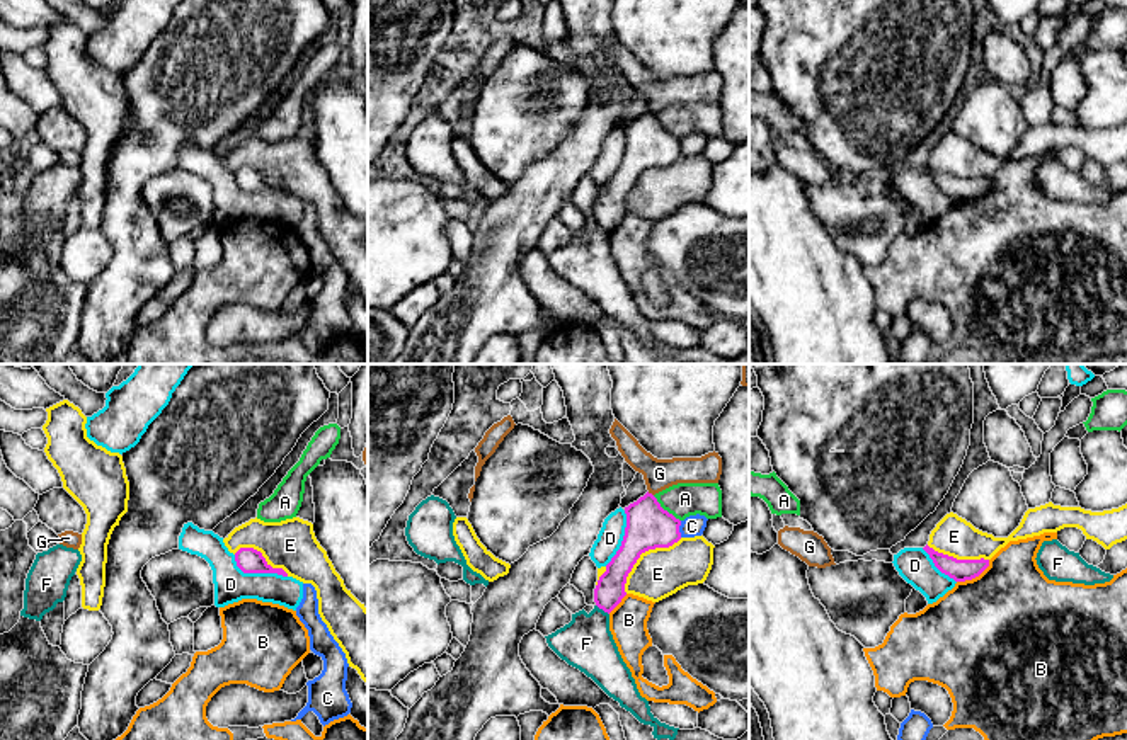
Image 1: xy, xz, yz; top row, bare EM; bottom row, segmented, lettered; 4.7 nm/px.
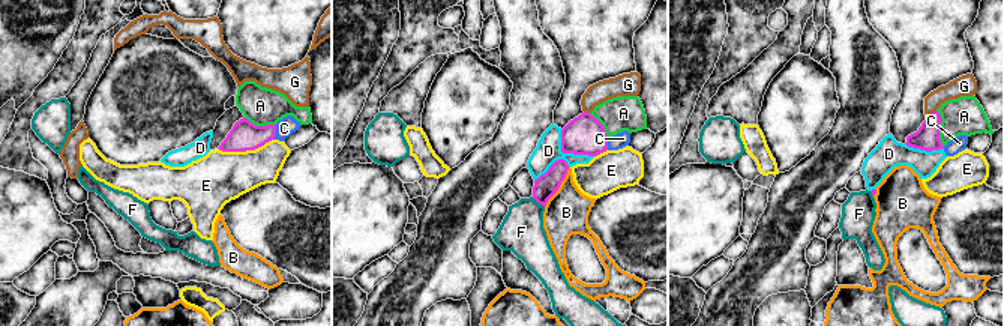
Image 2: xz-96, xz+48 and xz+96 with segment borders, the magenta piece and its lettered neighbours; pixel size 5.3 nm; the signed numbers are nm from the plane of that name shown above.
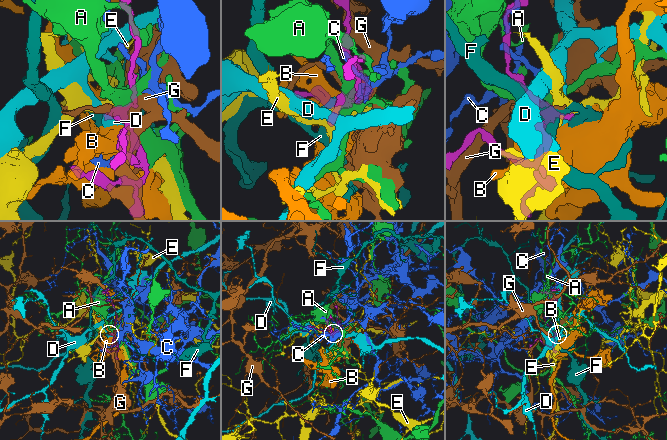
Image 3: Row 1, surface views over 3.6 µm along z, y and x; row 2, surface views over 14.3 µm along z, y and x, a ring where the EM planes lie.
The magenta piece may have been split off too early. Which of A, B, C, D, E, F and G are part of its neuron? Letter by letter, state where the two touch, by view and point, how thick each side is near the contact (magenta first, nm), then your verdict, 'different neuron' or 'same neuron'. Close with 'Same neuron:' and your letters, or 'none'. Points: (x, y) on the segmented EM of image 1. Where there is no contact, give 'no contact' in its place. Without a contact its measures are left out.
A: xz (666, 511) | 220/160 nm | different neuron
B: yz (974, 577) | 110/500 nm | different neuron
C: xz (678, 529) | 220/100 nm | different neuron
D: xy (257, 572) | 120/160 nm | different neuron
E: xz (642, 552) | 220/240 nm | different neuron
F: xz (603, 609) | 140/260 nm | different neuron
G: xz (651, 494) | 220/140 nm | different neuron
Same neuron: none

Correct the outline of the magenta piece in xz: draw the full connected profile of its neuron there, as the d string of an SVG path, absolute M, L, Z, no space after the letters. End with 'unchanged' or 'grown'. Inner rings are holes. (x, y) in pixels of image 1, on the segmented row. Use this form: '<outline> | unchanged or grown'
M652 493L625 507L626 527L620 549L606 565L594 589L594 602L611 612L626 595L625 583L642 553L669 548L681 539L681 521L664 510Z | unchanged

